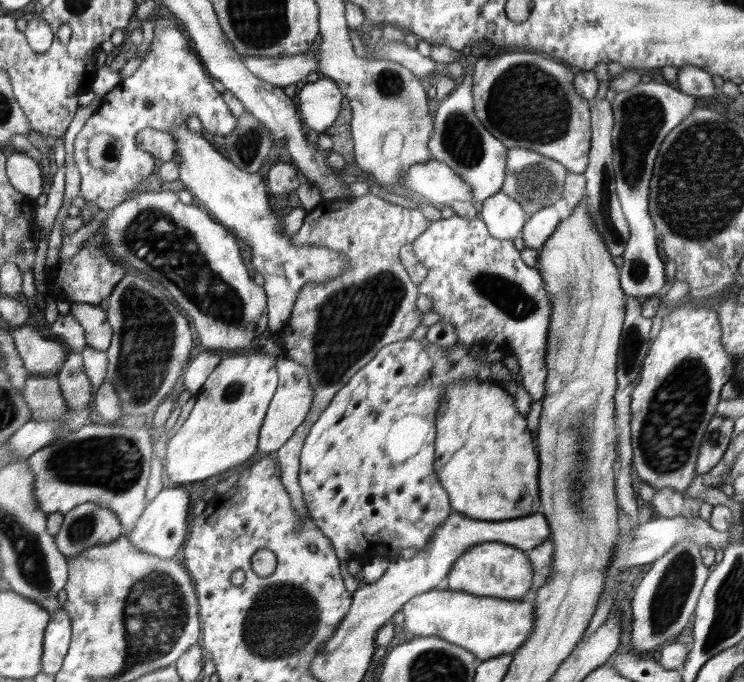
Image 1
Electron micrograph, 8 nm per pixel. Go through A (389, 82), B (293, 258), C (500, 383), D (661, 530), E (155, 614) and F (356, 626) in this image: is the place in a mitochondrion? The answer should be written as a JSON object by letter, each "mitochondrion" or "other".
{"A":"mitochondrion","B":"other","C":"other","D":"other","E":"mitochondrion","F":"other"}

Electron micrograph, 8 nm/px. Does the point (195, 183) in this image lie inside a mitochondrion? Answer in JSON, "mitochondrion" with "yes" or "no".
{"mitochondrion":"no"}

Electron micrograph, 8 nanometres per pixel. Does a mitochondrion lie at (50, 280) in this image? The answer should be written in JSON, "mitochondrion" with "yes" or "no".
{"mitochondrion":"no"}

